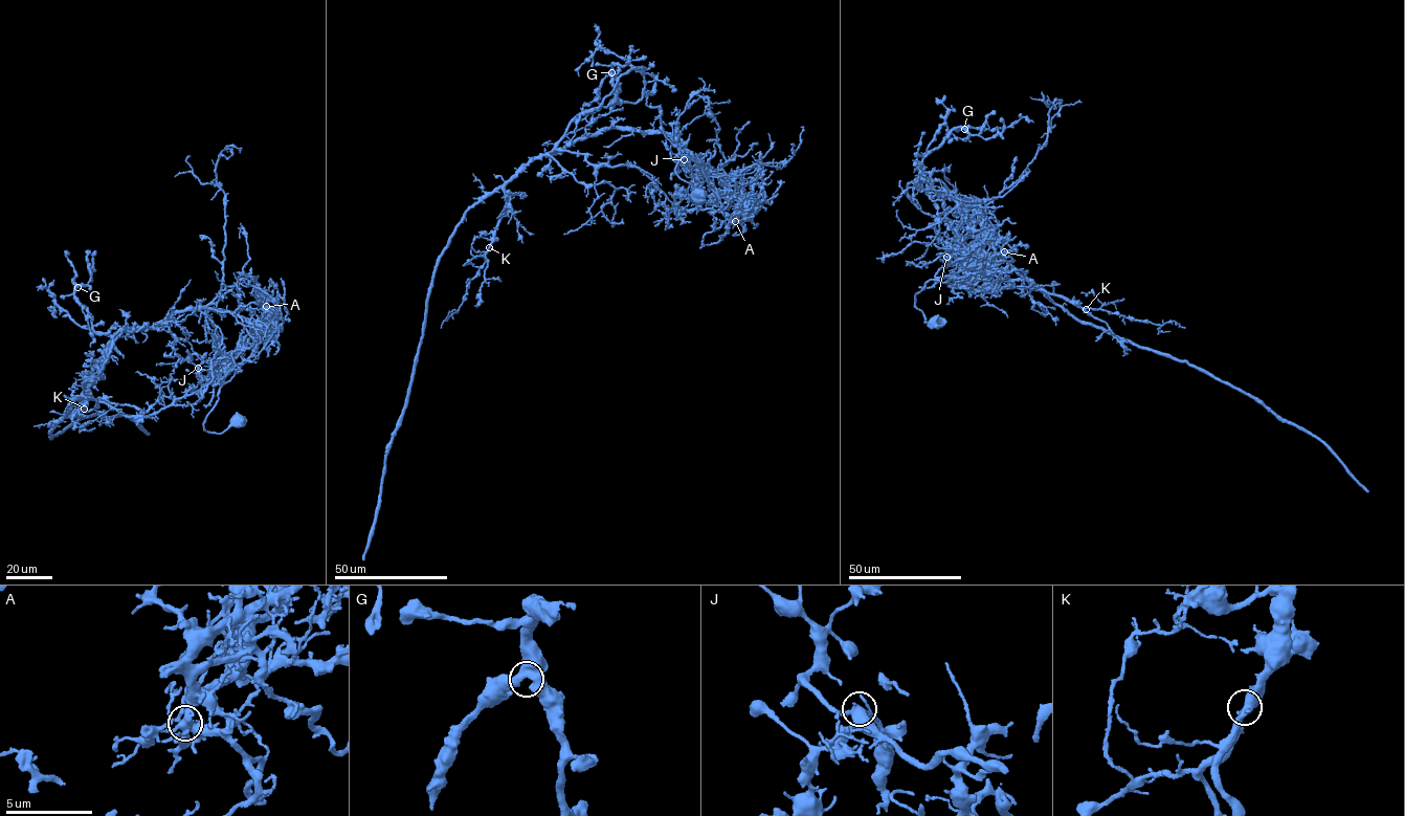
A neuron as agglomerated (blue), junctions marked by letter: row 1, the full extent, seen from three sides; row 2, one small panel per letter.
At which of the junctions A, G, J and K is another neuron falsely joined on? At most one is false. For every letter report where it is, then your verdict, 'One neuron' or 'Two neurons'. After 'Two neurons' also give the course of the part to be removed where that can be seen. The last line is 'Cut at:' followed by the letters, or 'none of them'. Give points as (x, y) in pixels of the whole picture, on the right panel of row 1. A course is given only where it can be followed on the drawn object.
A: Place: (1004, 251). Two neurons. Course of the part to remove: (1004, 251), (982, 272), (968, 279), (953, 273), (937, 277), (915, 294), (915, 305), (924, 323), (943, 325)
G: Place: (964, 129). One neuron
J: Place: (946, 257). One neuron
K: Place: (1086, 309). One neuron
Cut at: A

